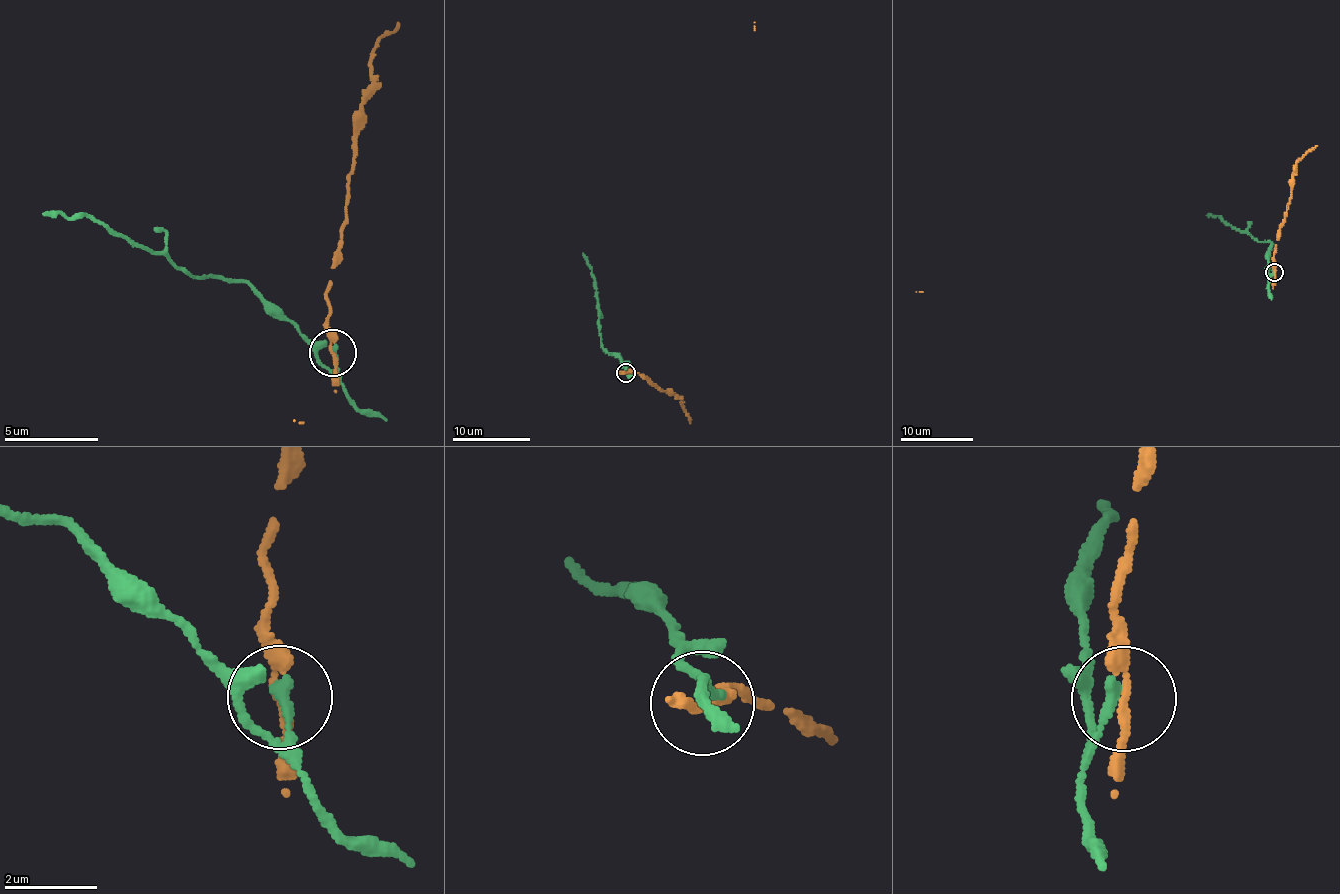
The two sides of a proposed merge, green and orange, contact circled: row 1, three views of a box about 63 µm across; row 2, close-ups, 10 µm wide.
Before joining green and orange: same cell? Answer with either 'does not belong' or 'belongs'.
does not belong

